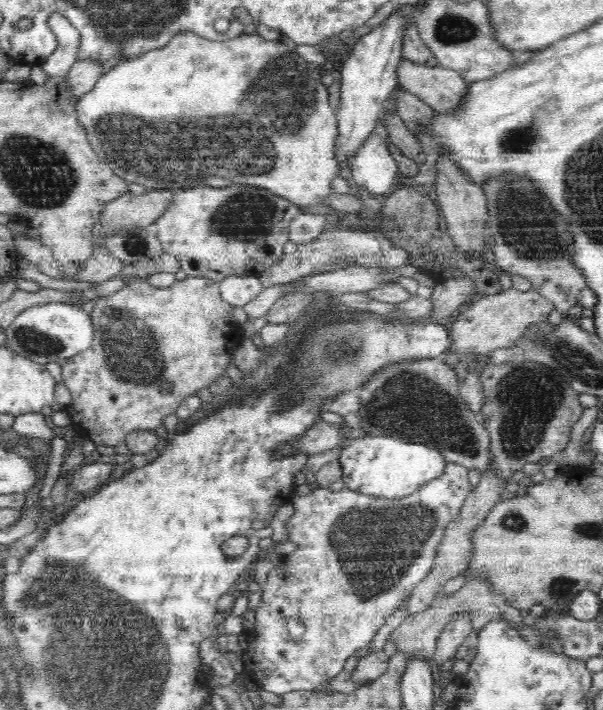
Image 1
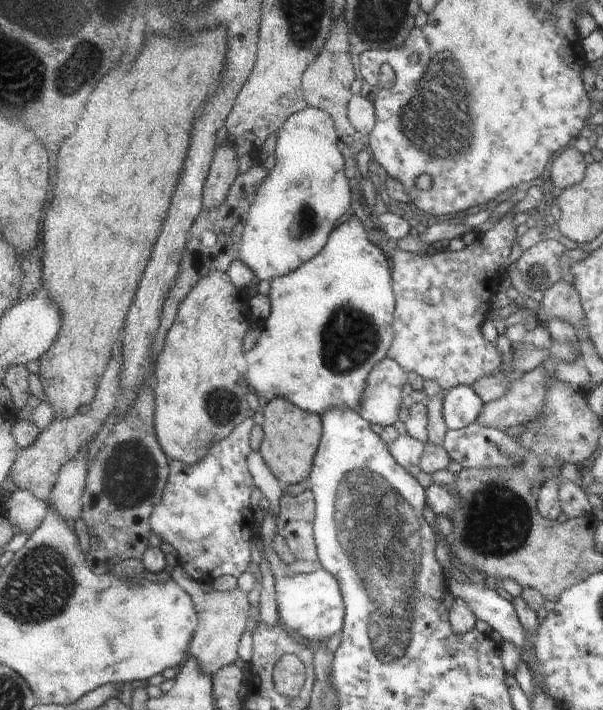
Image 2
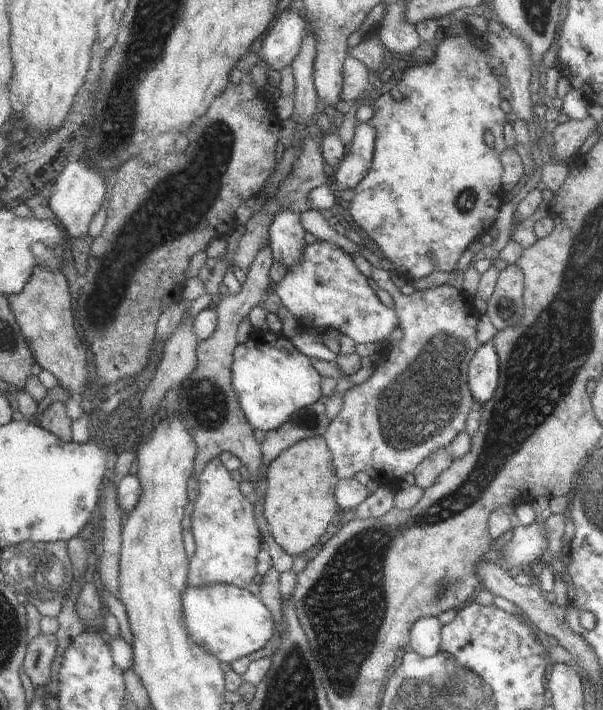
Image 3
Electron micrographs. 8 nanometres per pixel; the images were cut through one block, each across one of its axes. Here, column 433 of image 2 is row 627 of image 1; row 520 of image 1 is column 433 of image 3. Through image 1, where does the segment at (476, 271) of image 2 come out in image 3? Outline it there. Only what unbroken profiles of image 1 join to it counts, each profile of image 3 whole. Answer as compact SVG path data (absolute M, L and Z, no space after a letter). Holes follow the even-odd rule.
M373 267L372 279L376 286L392 296L403 336L396 346L384 346L379 350L380 360L376 363L375 371L368 380L346 391L342 409L328 423L323 435L332 452L340 480L352 479L358 472L366 472L378 485L390 487L412 473L434 451L450 444L464 430L466 416L475 399L468 390L468 374L470 360L473 360L480 346L476 340L478 312L474 310L475 306L462 298L464 294L449 283L404 295L390 279L389 271Z

